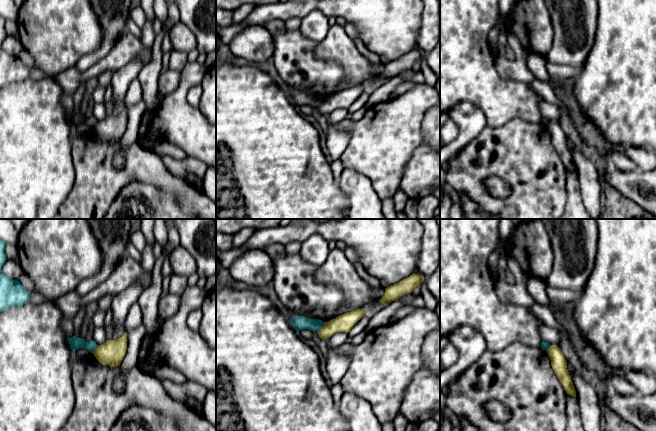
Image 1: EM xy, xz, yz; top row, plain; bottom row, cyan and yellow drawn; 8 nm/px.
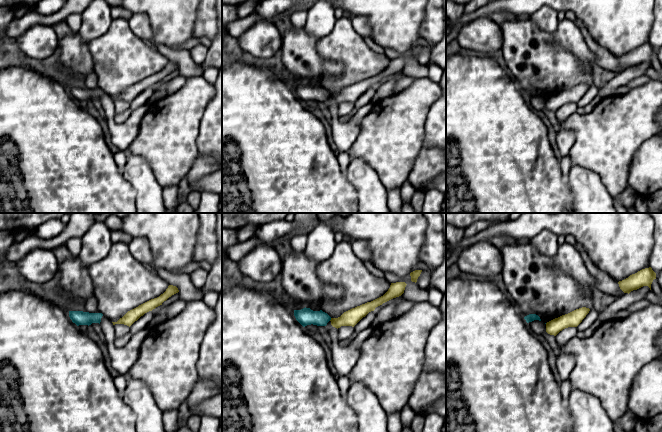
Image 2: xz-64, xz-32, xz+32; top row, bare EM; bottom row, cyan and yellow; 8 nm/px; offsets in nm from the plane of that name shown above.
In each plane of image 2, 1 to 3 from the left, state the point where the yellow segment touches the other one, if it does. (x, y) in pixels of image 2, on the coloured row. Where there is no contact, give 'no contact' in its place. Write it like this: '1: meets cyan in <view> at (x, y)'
1: no contact
2: meets cyan in xz-32 at (330, 319)
3: no contact

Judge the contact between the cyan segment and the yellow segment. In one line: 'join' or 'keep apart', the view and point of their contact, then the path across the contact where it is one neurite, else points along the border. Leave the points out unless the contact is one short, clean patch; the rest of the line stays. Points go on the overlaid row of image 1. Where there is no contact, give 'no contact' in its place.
keep apart | xz (321, 326) | along xz (325, 322), (317, 332)

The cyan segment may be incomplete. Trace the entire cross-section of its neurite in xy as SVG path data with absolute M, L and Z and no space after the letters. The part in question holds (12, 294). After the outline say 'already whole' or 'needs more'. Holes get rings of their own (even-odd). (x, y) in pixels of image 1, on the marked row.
M0 239L0 313L6 309L18 307L30 301L30 293L20 282L2 273L2 266L7 260L5 246L6 241Z; already whole

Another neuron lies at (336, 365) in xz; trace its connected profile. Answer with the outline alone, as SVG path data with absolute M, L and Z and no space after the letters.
M328 348L325 368L328 372L332 385L341 382L349 368L349 364L350 360L347 356L339 355L335 350Z

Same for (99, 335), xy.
M94 327L93 340L96 342L97 345L101 345L107 341L104 327Z

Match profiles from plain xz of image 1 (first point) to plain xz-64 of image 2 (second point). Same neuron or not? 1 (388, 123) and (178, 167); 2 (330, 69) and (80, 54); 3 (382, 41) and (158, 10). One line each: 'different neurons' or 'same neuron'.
1: same neuron
2: same neuron
3: same neuron

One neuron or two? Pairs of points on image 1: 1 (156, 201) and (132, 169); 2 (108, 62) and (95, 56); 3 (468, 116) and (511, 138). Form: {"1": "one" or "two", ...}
{"1": "two", "2": "two", "3": "two"}

